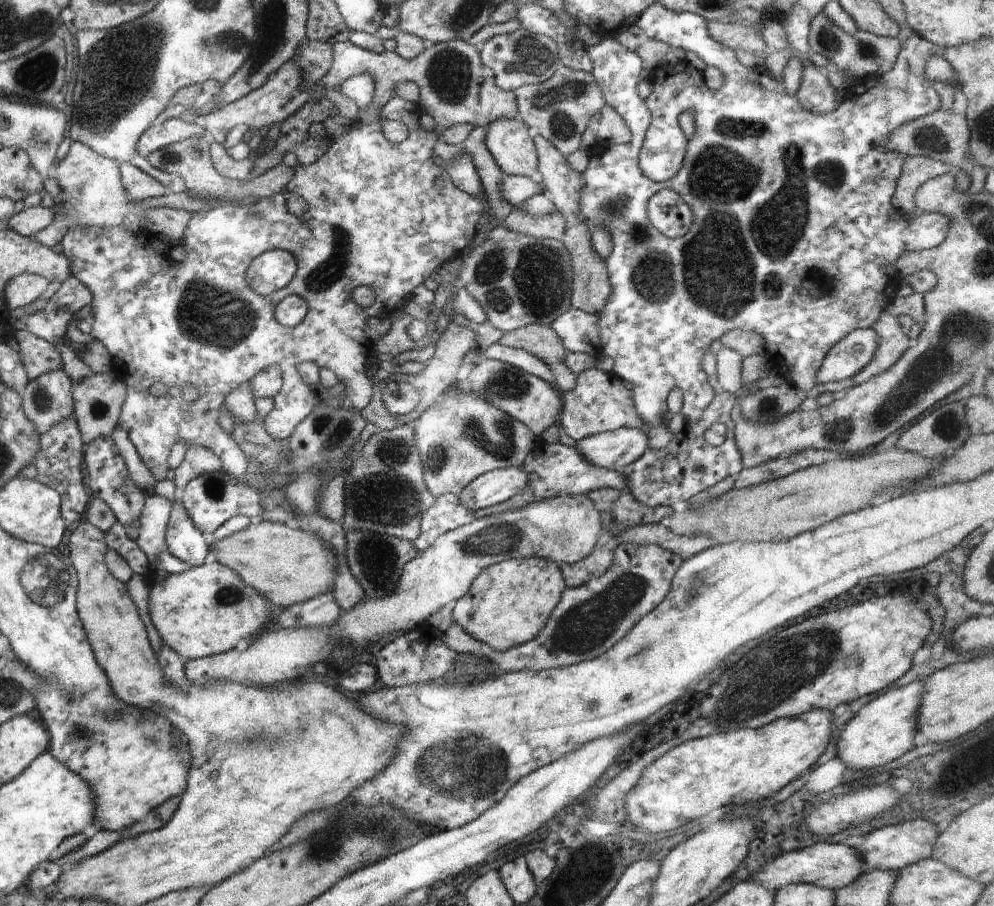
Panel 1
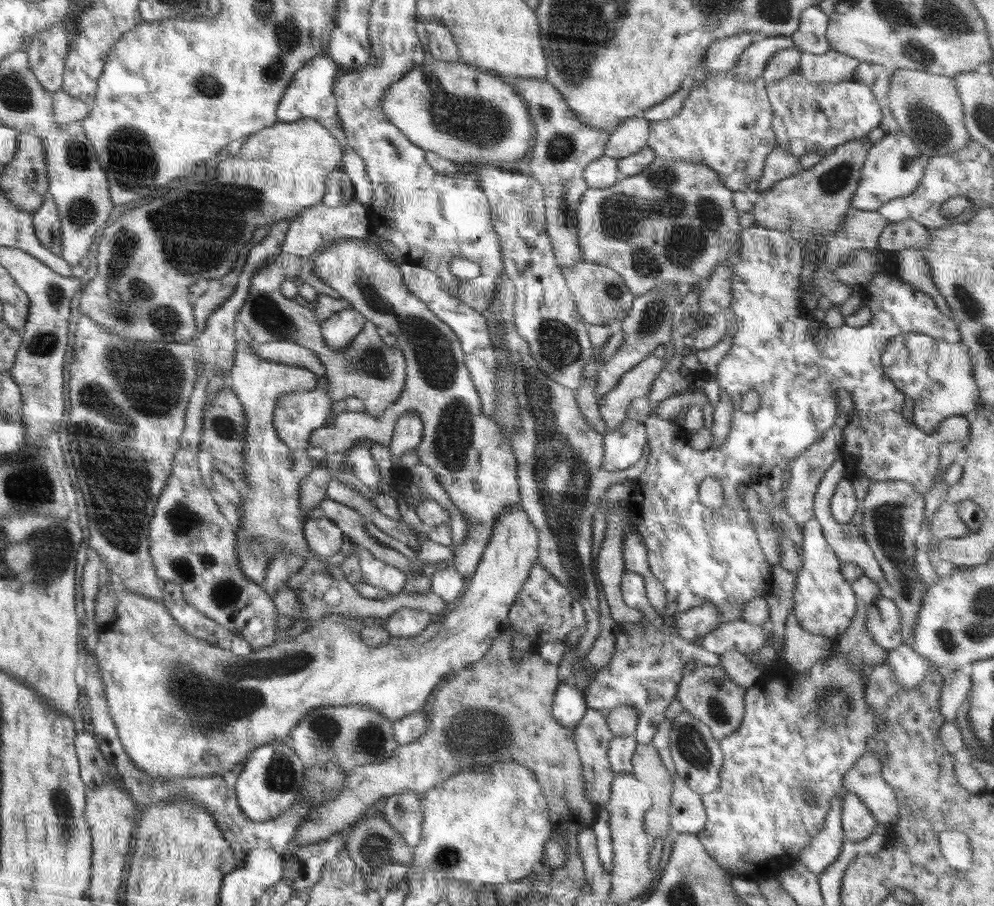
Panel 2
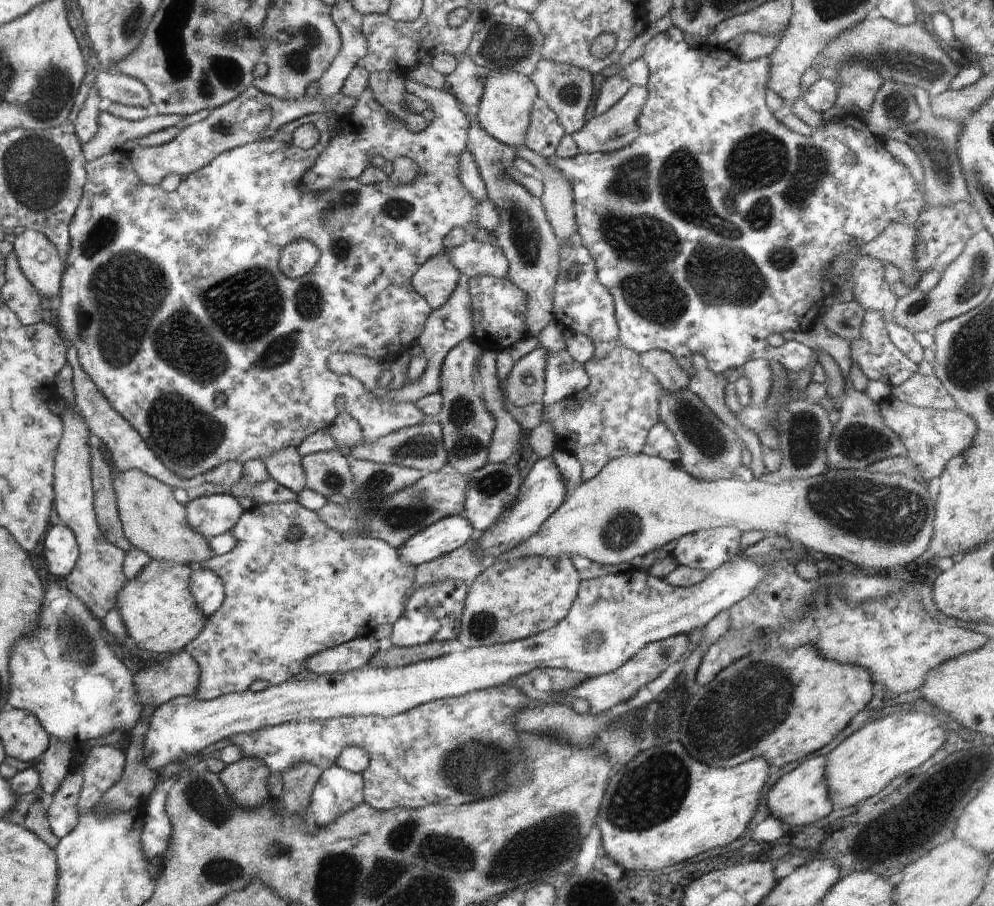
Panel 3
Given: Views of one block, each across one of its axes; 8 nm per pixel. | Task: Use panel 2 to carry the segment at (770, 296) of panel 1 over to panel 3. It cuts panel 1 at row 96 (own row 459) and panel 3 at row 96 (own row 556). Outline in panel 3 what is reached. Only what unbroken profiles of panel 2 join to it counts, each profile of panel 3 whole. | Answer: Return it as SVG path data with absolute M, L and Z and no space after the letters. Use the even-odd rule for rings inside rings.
M672 26L668 31L659 32L646 44L642 58L649 68L649 81L646 86L648 96L637 122L639 135L628 146L609 153L579 152L570 158L549 157L553 167L573 188L577 233L581 243L594 259L598 280L612 295L620 345L635 350L638 354L654 349L669 352L689 378L695 375L691 358L696 353L704 356L707 367L716 374L726 372L728 368L738 368L754 359L776 360L791 374L802 372L811 362L811 346L798 341L786 341L780 347L772 347L766 338L770 334L782 334L785 330L814 331L821 316L820 305L826 298L823 294L823 284L830 263L848 251L856 251L859 254L859 248L874 240L890 223L916 226L925 206L925 194L921 186L916 184L910 171L885 149L881 138L876 137L867 127L862 116L850 116L839 123L829 123L825 128L815 129L810 136L792 132L780 118L770 112L765 101L771 68L769 57L745 61L736 53L720 46L704 43L691 47L685 39L685 34ZM850 154L856 156L854 164L848 162ZM668 228L672 228L672 232L668 232Z

